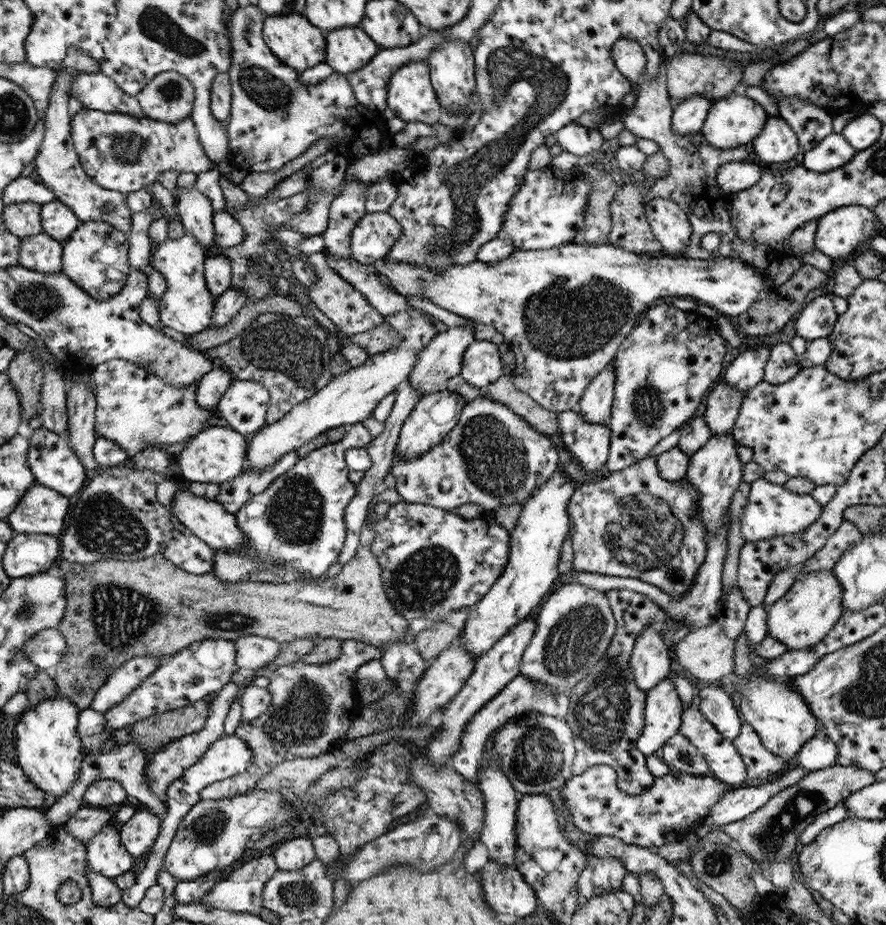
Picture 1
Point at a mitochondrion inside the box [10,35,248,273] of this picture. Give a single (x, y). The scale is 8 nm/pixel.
(128, 149)

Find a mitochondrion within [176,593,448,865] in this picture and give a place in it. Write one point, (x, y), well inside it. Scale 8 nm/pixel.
(298, 720)

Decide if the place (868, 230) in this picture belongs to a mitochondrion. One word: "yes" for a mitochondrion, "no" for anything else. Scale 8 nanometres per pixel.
no

